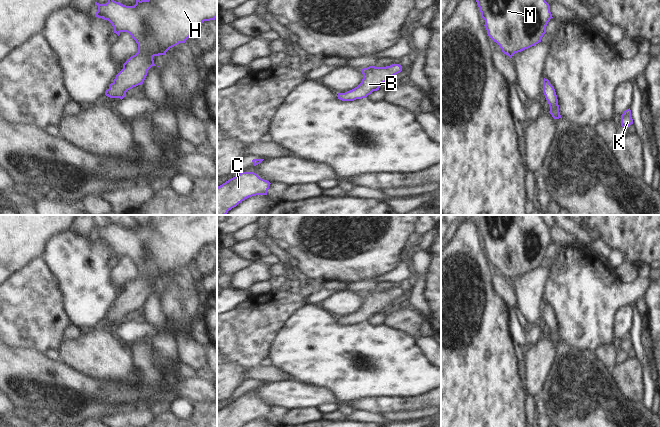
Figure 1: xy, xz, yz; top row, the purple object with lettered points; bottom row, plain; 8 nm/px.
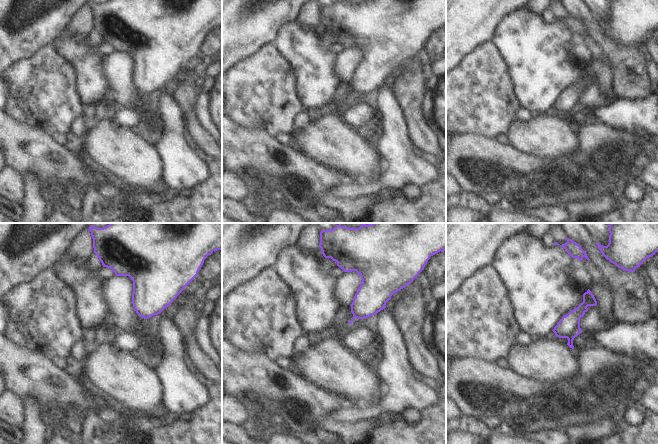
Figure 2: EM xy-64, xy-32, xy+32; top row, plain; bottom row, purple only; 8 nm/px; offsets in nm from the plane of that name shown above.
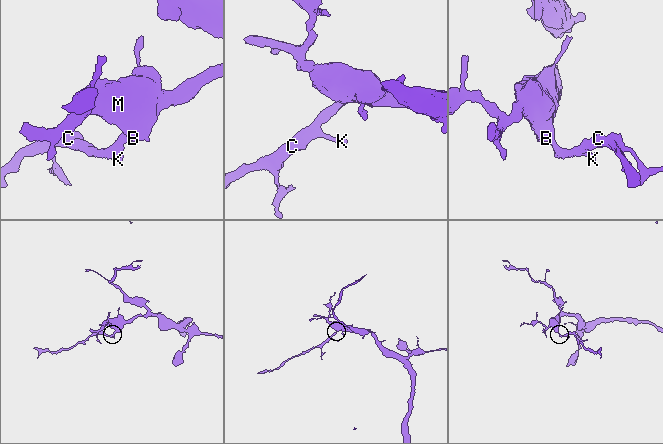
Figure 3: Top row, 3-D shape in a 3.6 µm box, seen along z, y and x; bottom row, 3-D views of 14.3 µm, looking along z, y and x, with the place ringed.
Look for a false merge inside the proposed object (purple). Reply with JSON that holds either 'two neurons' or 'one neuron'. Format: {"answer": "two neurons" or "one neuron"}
{"answer": "one neuron"}

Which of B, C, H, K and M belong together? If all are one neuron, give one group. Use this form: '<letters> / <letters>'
B C H K M

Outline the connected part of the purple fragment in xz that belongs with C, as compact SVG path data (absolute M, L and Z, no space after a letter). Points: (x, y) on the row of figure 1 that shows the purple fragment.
M241 172L217 187L217 215L226 215L245 199L267 195L270 182L254 172Z

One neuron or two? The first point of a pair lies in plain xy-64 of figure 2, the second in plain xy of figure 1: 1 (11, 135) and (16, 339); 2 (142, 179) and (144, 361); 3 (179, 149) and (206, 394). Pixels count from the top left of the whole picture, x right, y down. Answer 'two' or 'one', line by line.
1: two
2: two
3: one

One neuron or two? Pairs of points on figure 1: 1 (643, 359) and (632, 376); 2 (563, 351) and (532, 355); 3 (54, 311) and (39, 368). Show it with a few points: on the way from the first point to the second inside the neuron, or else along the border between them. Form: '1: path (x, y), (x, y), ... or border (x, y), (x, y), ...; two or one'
1: border (635, 359), (641, 368), (643, 387); two
2: border (556, 343), (555, 361), (548, 374); two
3: border (20, 346), (33, 348), (43, 353); two

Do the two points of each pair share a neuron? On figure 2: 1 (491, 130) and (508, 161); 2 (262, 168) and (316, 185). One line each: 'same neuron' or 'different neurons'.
1: different neurons
2: same neuron

